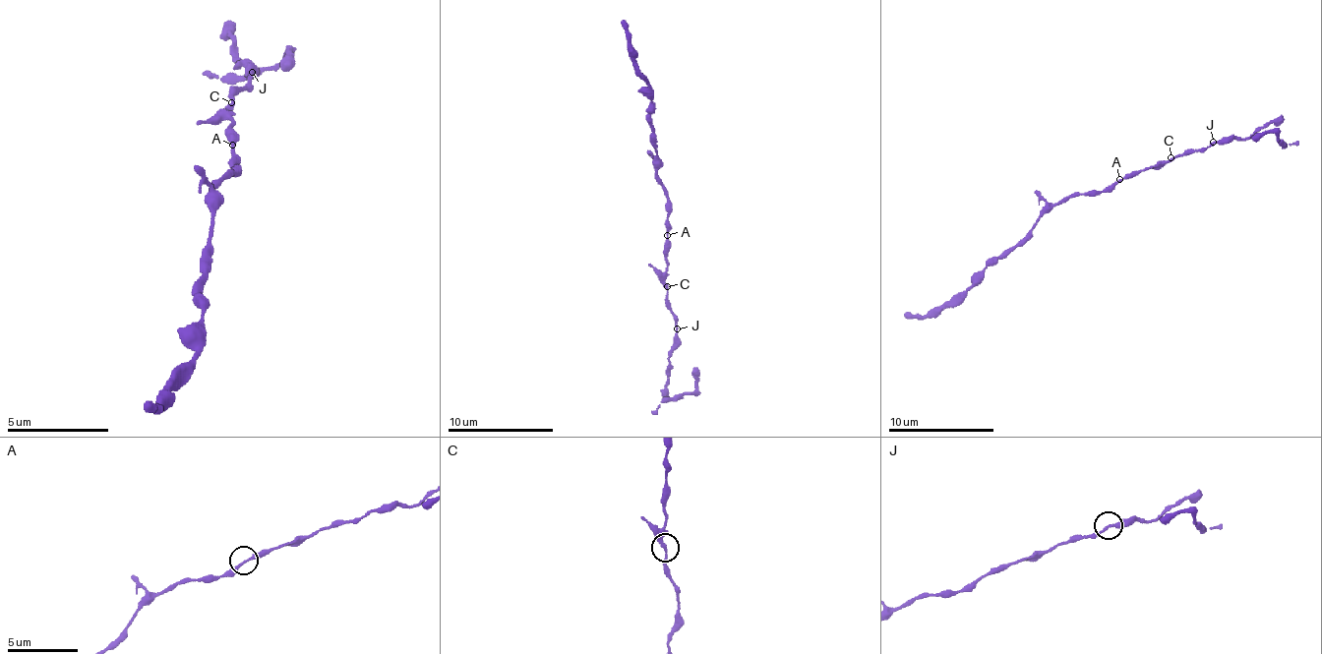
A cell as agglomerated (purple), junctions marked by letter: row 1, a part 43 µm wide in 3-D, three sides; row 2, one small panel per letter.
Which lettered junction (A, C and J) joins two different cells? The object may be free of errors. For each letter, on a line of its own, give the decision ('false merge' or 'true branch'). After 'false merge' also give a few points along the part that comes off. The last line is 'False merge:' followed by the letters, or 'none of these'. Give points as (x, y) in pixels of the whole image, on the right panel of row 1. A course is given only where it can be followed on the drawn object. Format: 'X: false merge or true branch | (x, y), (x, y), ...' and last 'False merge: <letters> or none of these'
A: true branch
C: true branch
J: true branch
False merge: none of these

